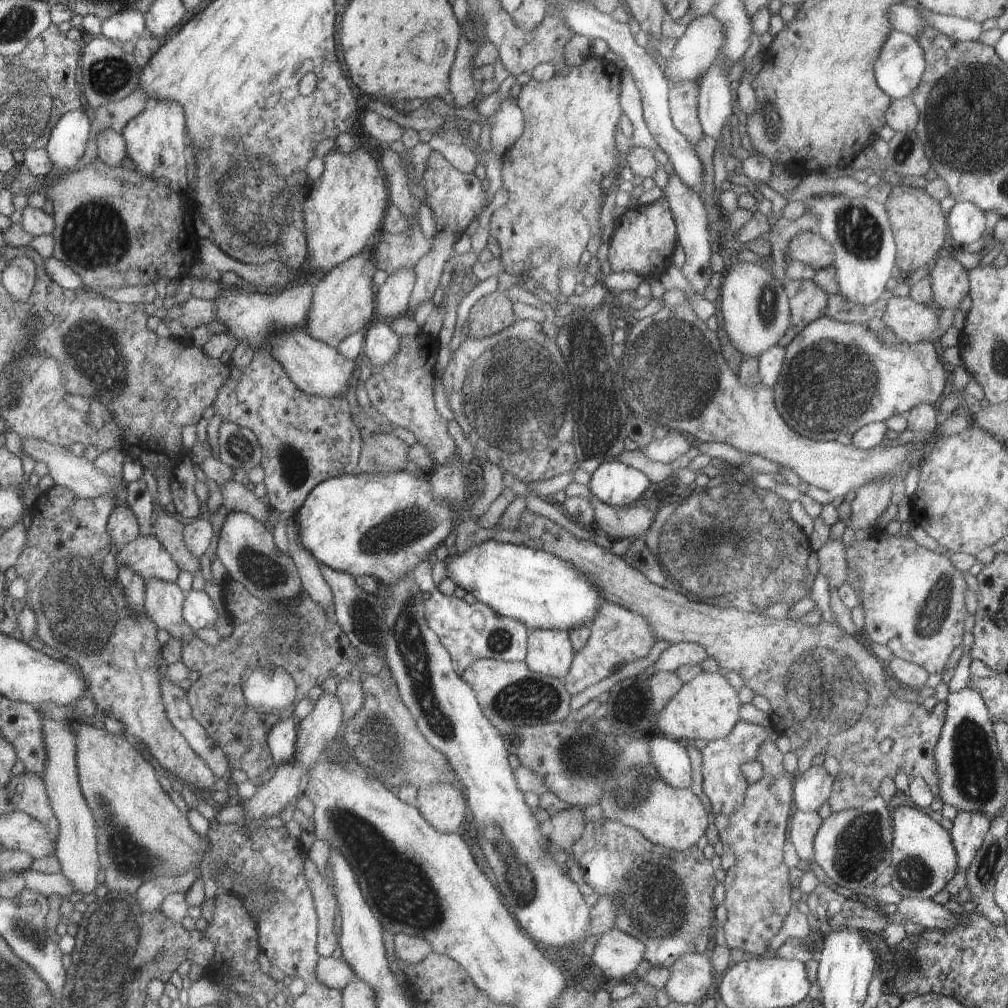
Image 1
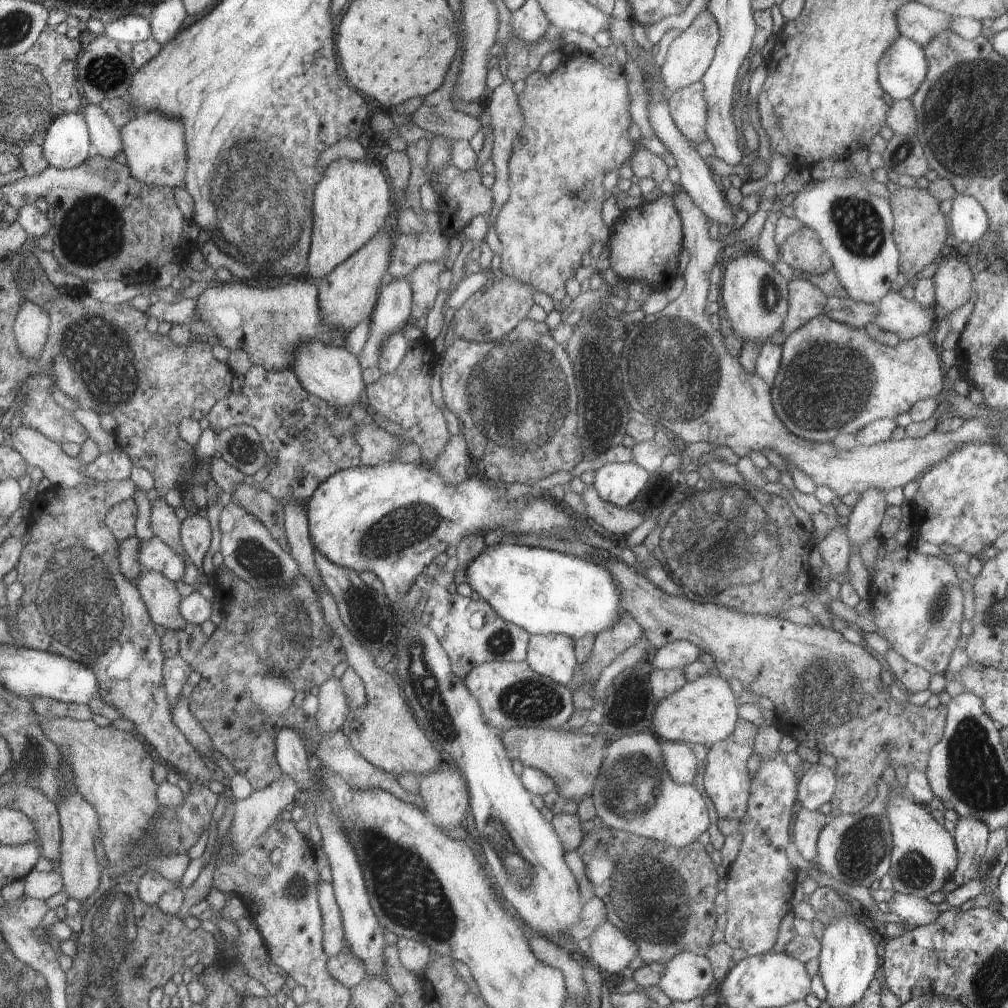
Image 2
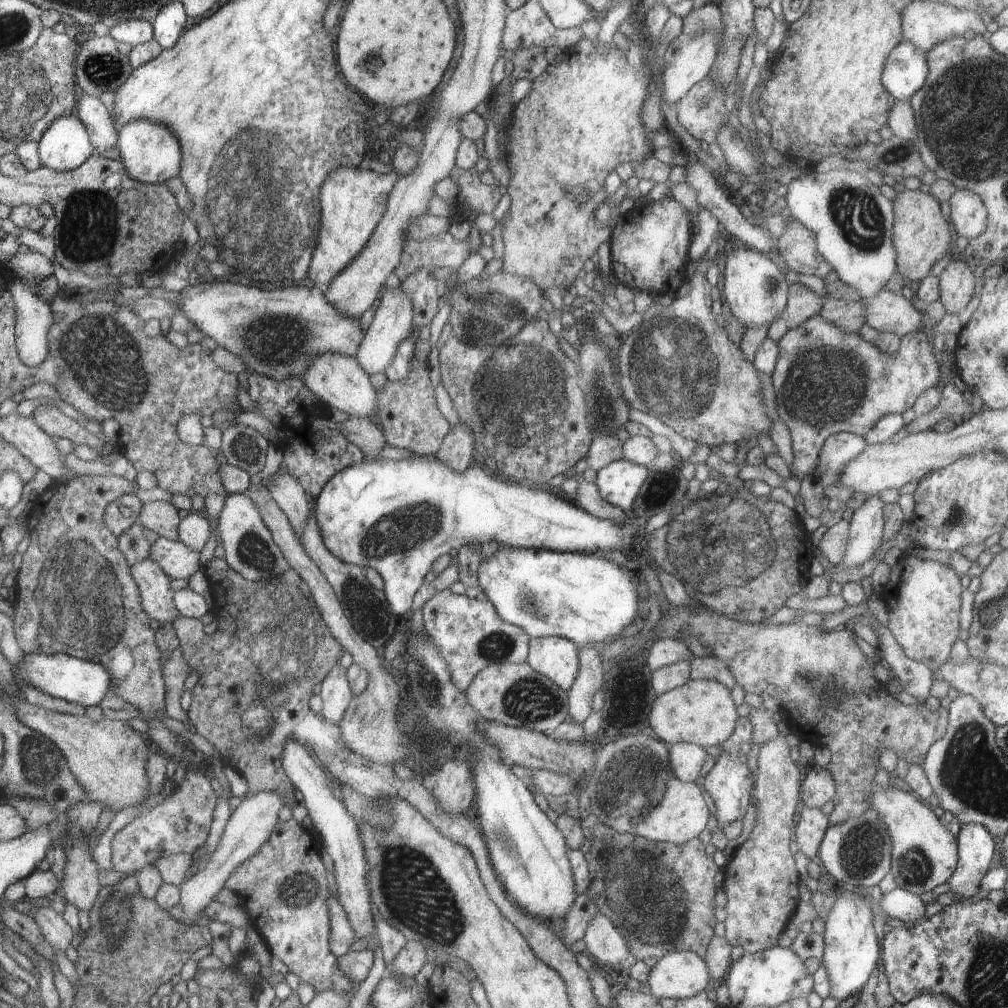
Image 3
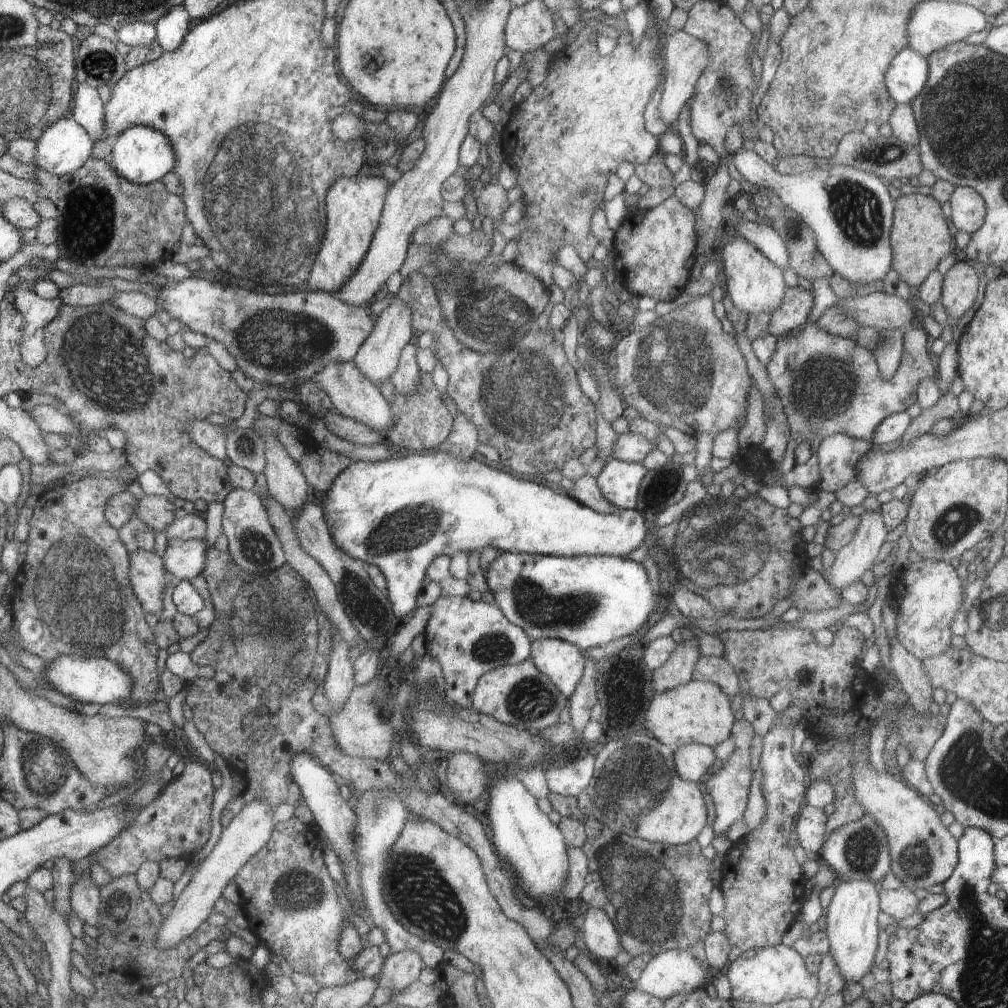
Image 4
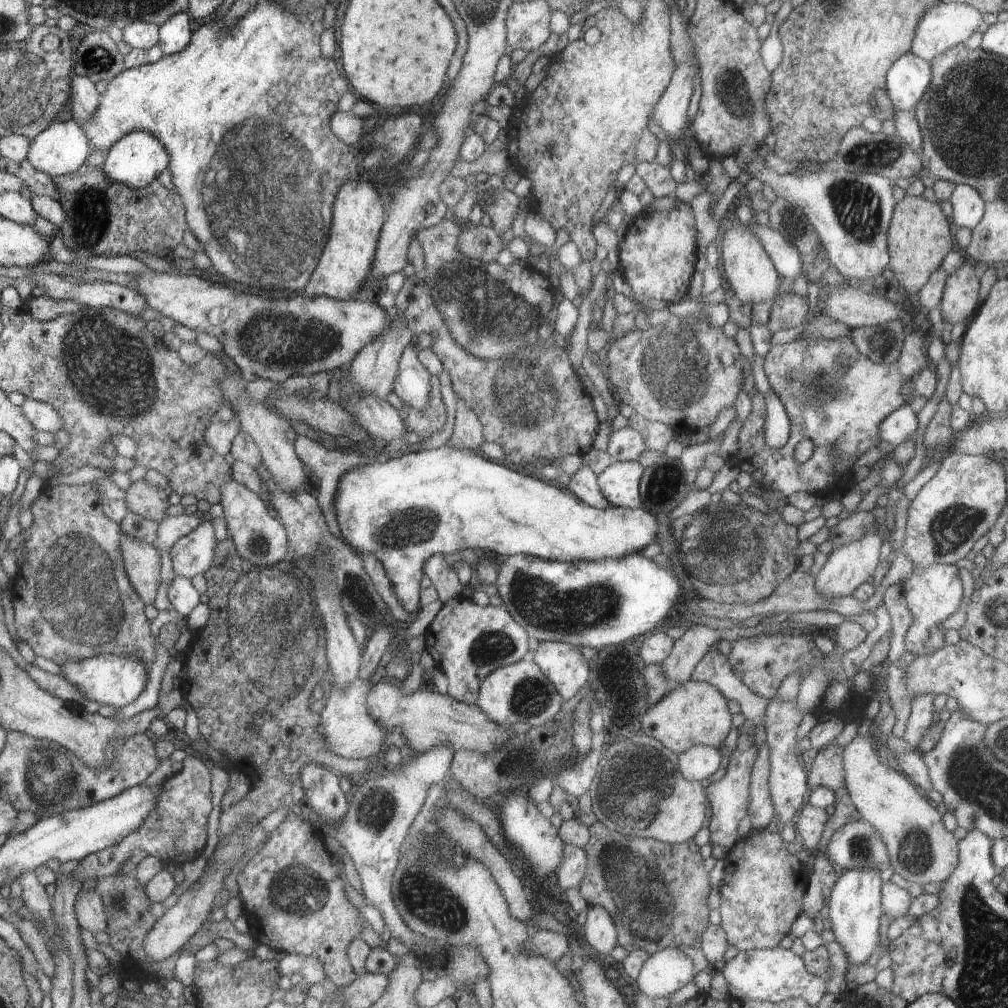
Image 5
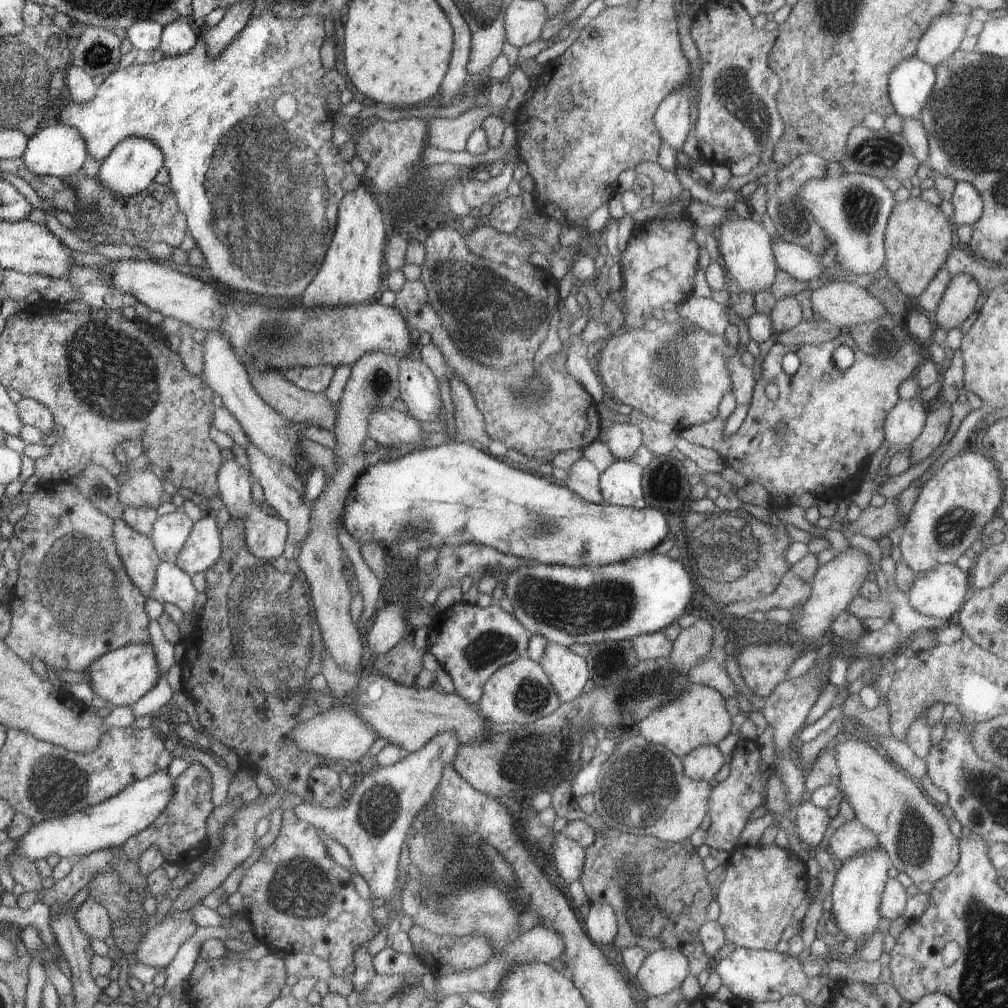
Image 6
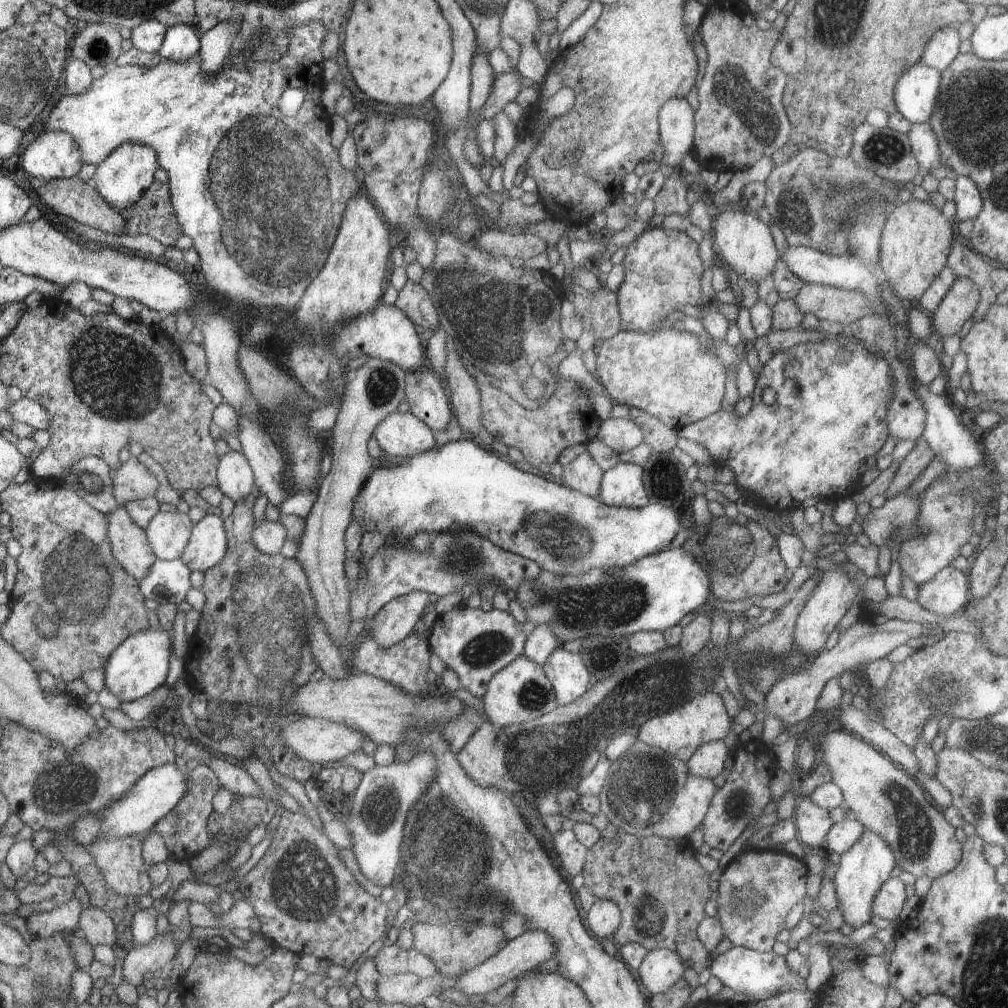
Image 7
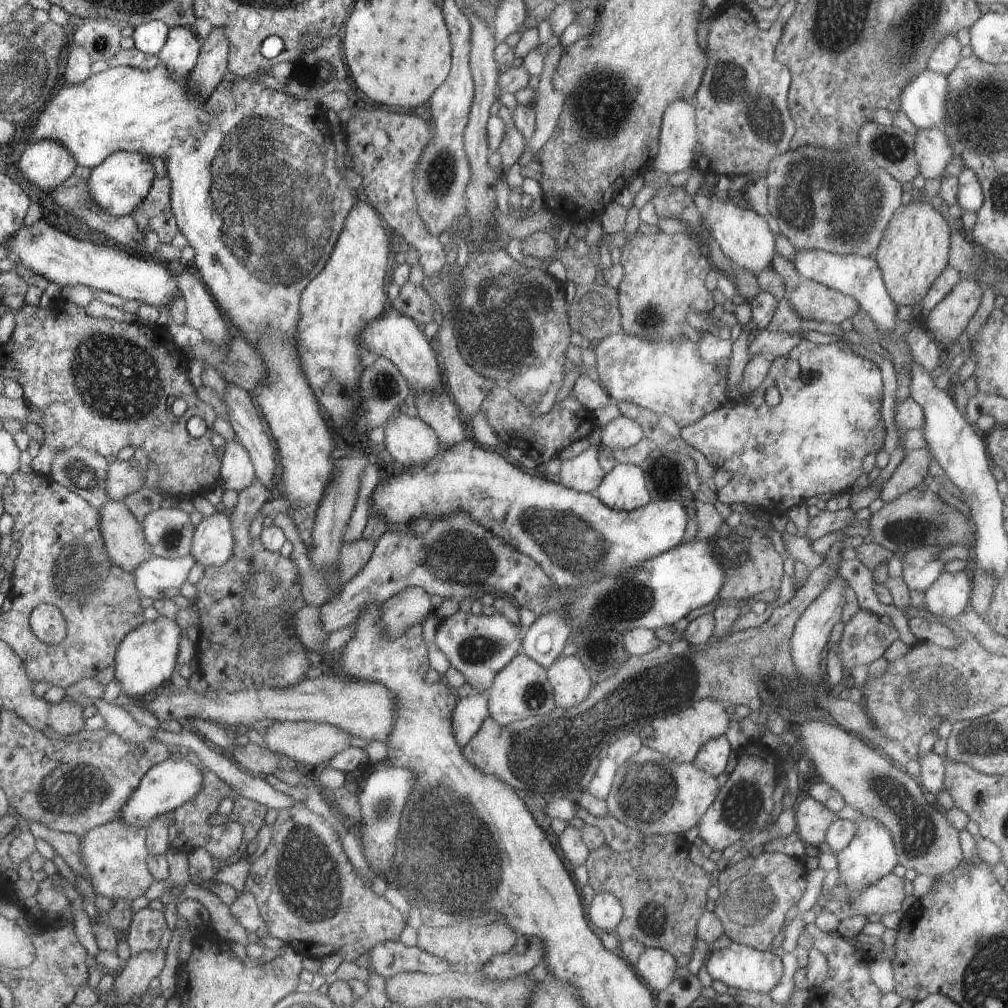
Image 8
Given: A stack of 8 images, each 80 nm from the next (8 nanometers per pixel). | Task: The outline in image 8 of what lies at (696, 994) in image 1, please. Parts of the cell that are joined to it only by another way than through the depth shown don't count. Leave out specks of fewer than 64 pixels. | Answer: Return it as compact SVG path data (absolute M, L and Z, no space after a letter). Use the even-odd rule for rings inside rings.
M651 947L644 948L634 968L645 978L649 988L659 993L665 990L681 972L684 972L678 967L672 954Z

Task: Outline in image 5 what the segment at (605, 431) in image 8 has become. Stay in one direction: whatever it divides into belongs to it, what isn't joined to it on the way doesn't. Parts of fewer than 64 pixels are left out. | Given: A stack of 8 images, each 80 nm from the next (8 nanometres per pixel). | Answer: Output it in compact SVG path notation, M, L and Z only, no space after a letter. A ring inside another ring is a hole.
M630 427L610 433L607 454L615 461L639 461L644 450L648 450L641 434Z

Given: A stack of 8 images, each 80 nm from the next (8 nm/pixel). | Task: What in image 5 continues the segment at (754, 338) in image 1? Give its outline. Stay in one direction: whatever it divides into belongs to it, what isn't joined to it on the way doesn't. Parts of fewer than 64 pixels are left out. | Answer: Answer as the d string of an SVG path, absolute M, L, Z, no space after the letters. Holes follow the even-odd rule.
M738 224L733 226L724 234L722 240L722 267L724 269L724 277L730 284L730 288L734 290L734 294L738 296L738 300L742 304L750 302L754 305L758 302L774 302L780 290L781 277L777 272L768 252L762 246L760 236L756 236L752 232L750 226Z

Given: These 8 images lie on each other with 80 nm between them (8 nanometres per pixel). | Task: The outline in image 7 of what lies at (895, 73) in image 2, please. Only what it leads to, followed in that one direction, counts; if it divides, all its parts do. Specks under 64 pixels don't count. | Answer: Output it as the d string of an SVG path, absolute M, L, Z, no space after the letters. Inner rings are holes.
M920 62L910 66L896 82L896 109L910 123L926 124L936 111L942 74Z

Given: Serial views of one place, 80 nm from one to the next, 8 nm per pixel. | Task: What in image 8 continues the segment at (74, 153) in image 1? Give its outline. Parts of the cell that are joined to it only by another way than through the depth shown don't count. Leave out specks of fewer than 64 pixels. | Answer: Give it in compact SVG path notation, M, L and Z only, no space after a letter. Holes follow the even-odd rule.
M44 139L29 143L16 172L30 186L40 188L46 194L70 179L76 167L76 158L65 145Z

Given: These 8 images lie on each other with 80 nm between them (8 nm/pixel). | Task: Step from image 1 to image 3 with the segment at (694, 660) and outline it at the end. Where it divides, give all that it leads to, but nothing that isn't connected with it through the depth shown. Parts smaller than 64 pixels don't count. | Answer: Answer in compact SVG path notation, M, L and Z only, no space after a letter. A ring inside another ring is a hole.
M659 638L649 643L646 664L651 671L675 664L680 660L694 658L690 648L680 639Z

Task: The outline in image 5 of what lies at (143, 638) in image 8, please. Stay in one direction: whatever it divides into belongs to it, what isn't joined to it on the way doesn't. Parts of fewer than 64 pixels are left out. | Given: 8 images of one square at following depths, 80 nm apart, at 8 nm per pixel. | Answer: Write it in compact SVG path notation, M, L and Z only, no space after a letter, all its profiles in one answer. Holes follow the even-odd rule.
M102 653L86 660L68 660L68 664L61 666L62 677L72 686L80 690L88 701L96 701L100 705L125 707L133 703L146 688L148 672L146 662L140 654L109 654Z

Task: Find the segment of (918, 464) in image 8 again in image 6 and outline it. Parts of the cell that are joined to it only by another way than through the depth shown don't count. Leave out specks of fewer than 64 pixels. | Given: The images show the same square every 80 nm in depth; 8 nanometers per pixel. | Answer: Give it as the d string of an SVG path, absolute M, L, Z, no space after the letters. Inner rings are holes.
M943 401L927 416L922 435L909 445L911 466L927 459L937 448L942 448L941 443L946 436L951 418L954 417L951 406Z

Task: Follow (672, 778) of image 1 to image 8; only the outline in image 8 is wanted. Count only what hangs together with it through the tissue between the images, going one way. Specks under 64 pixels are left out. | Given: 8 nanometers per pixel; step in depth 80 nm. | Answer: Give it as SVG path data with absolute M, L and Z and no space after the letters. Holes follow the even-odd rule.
M720 735L702 746L702 749L694 758L693 764L698 770L718 777L722 772L725 772L732 751L732 744L728 742L724 735Z

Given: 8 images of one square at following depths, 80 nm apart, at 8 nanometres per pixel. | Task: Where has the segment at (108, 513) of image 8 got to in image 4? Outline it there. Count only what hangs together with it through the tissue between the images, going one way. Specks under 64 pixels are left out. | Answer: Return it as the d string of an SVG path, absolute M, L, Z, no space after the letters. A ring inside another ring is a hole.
M138 548L129 552L129 561L129 581L136 596L146 612L160 617L167 588L163 559L154 551Z

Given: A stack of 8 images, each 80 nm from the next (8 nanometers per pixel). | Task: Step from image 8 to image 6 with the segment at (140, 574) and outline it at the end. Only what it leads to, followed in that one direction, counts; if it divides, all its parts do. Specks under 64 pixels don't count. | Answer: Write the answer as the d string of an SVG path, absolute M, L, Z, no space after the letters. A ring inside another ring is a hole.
M162 561L157 568L157 580L150 598L158 602L178 606L182 612L193 612L198 592L192 584L190 574L186 574L177 563Z

